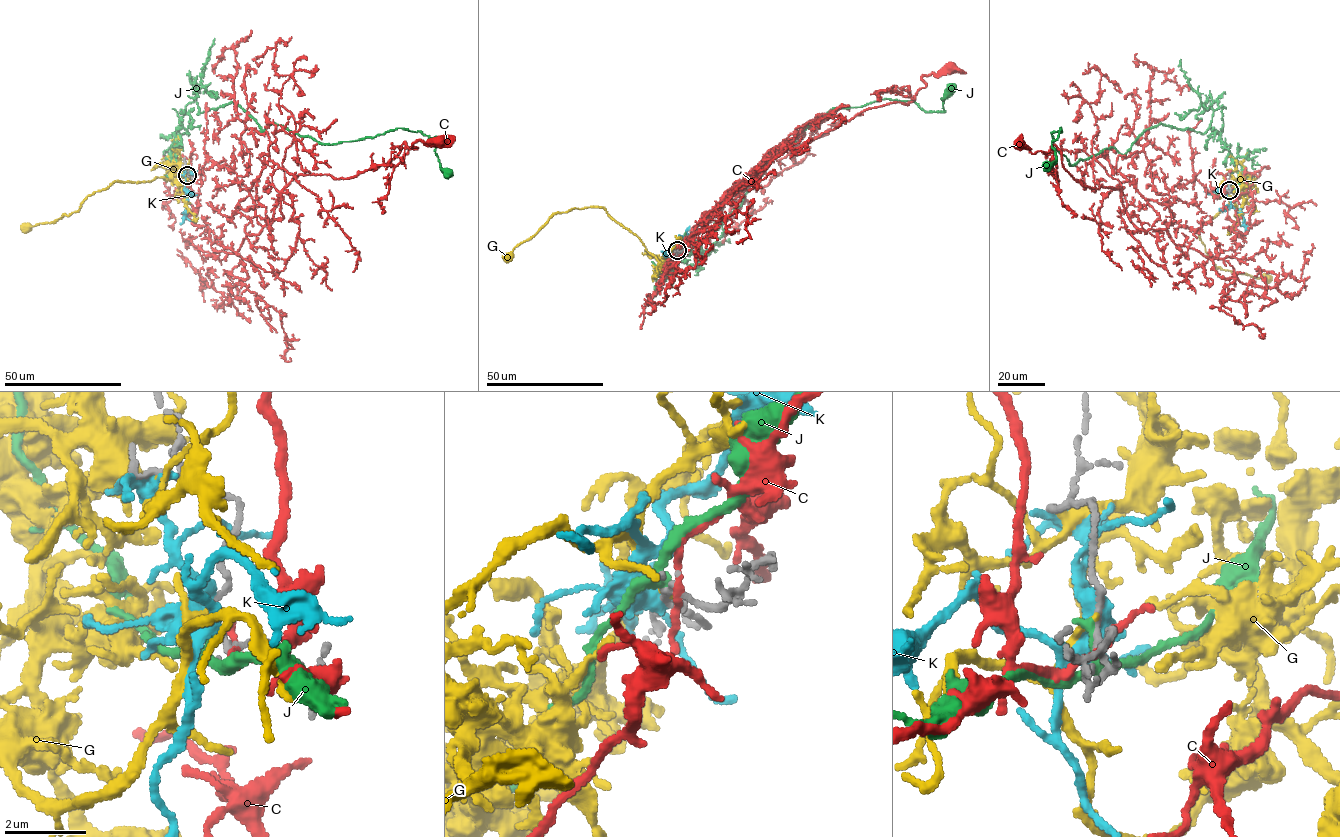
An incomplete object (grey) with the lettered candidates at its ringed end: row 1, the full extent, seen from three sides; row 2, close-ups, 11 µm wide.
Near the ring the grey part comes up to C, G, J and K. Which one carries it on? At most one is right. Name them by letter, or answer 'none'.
none

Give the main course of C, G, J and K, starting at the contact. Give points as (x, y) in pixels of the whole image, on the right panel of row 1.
C: (1230, 190), (1194, 177), (1164, 204), (1123, 181), (1125, 210), (1118, 188), (1082, 185), (1054, 145), (1020, 143)
G: (1230, 189), (1232, 202), (1247, 183), (1205, 222), (1201, 241), (1217, 268), (1265, 280)
J: (1229, 190), (1218, 108), (1202, 133), (1161, 123), (1124, 155), (1070, 165), (1061, 127), (1047, 166)
K: (1230, 188), (1228, 197), (1231, 204), (1239, 210), (1248, 231)

